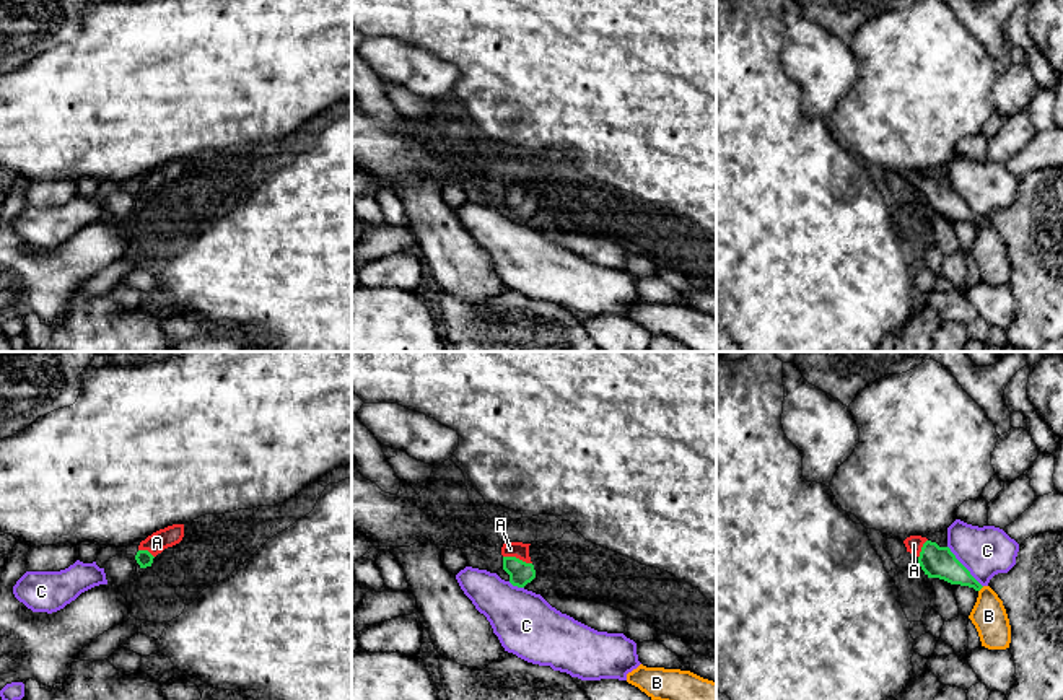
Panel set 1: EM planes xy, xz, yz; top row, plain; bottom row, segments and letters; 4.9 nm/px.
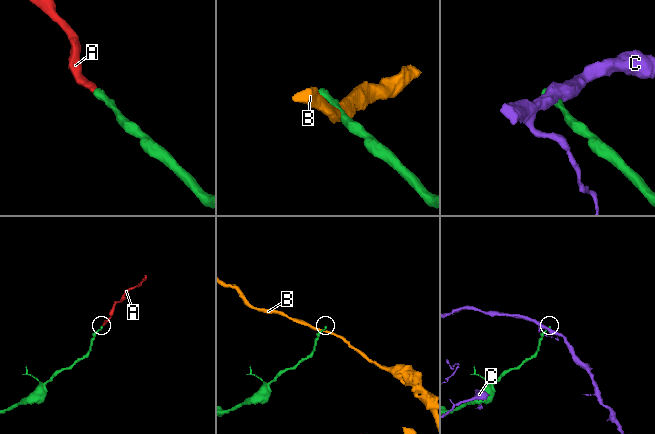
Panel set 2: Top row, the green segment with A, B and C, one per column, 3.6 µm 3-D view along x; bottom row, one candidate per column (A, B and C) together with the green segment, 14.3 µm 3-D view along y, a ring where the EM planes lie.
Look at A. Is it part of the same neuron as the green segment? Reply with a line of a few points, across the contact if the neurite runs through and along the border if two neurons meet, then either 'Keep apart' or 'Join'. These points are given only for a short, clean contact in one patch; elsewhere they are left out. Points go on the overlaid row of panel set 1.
Line: xz (520, 572), (518, 559), (510, 549). Join

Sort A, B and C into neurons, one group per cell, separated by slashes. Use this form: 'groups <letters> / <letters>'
groups A / B / C

